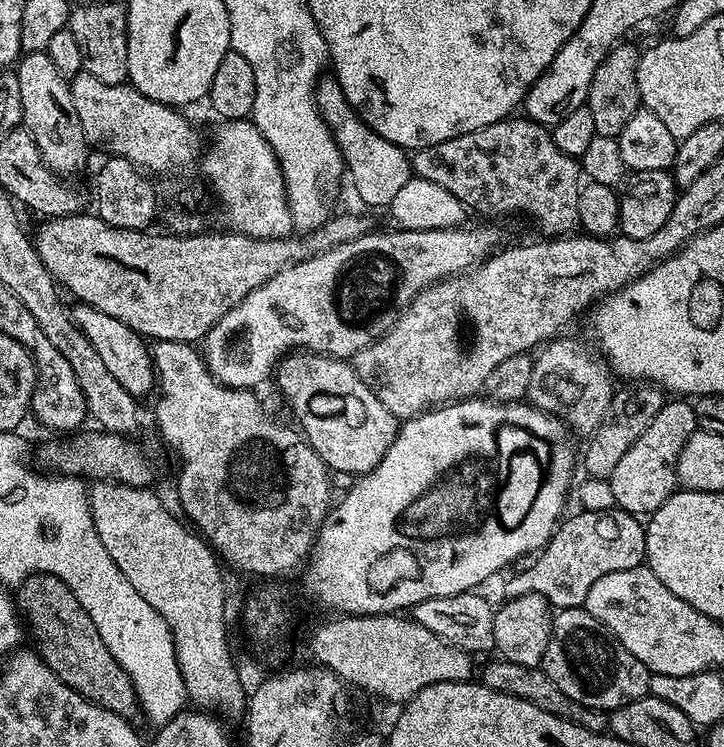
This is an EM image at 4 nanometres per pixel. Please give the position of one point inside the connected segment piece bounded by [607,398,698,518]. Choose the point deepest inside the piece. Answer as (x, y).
(645, 477)

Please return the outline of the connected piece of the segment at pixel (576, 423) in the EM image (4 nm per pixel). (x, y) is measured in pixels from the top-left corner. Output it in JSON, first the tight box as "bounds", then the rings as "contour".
{"bounds":[526,338,614,434],"contour":[[[553,338],[539,349],[540,357],[537,355],[532,361],[532,373],[526,400],[527,403],[532,404],[535,408],[541,408],[544,412],[562,414],[562,419],[569,429],[575,430],[577,433],[580,431],[584,432],[583,434],[588,434],[593,428],[599,426],[602,418],[606,418],[606,410],[614,395],[613,377],[610,375],[607,363],[593,349],[592,353],[580,340],[564,339]]]}

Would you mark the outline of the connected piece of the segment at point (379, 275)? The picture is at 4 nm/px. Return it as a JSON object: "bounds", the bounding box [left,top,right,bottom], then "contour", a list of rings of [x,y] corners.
{"bounds":[202,226,501,389],"contour":[[[459,226],[440,229],[414,229],[396,232],[369,231],[354,242],[318,252],[306,260],[290,265],[270,282],[258,286],[234,310],[209,330],[202,341],[204,363],[219,384],[228,388],[259,389],[264,379],[275,373],[279,363],[293,350],[319,352],[333,358],[352,358],[394,326],[408,303],[429,284],[459,276],[488,259],[501,247],[500,232],[496,228],[468,228]]]}

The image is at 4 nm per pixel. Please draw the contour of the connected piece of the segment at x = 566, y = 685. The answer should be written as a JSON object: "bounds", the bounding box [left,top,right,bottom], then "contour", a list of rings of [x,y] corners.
{"bounds":[542,606,650,710],"contour":[[[583,606],[561,608],[553,615],[550,642],[546,646],[542,667],[562,694],[574,698],[574,702],[582,702],[582,706],[601,710],[621,708],[650,692],[648,668]]]}

